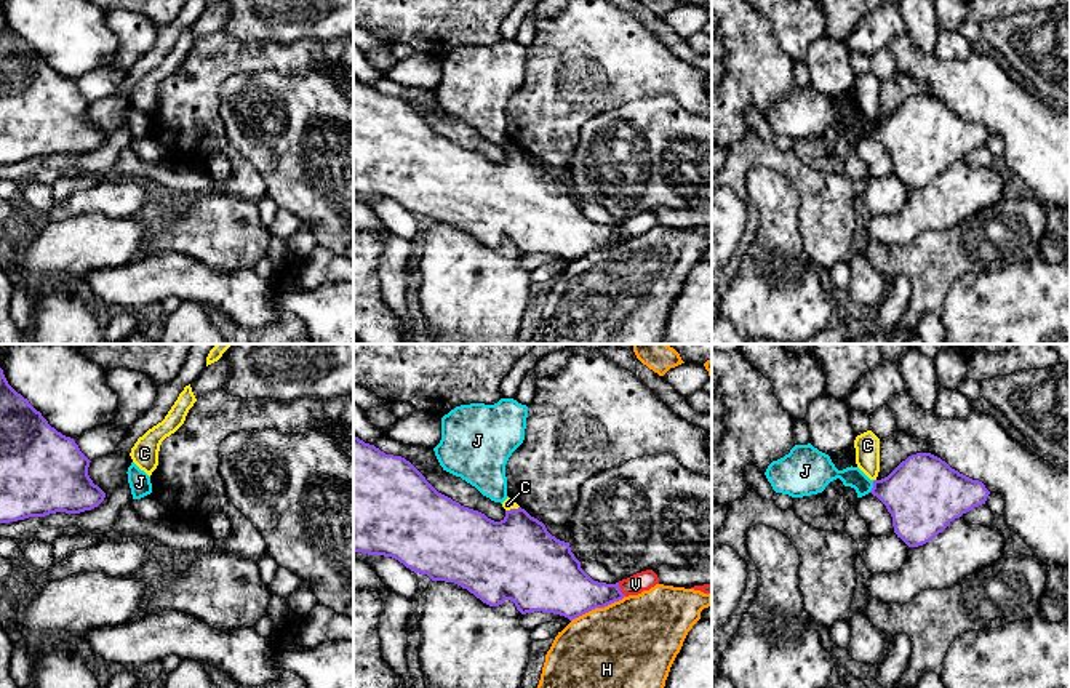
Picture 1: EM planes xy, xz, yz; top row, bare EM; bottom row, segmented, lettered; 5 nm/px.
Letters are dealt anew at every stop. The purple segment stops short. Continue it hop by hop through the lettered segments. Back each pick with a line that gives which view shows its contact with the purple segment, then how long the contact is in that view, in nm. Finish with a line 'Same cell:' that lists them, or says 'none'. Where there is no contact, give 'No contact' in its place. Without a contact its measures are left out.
Same cell: none

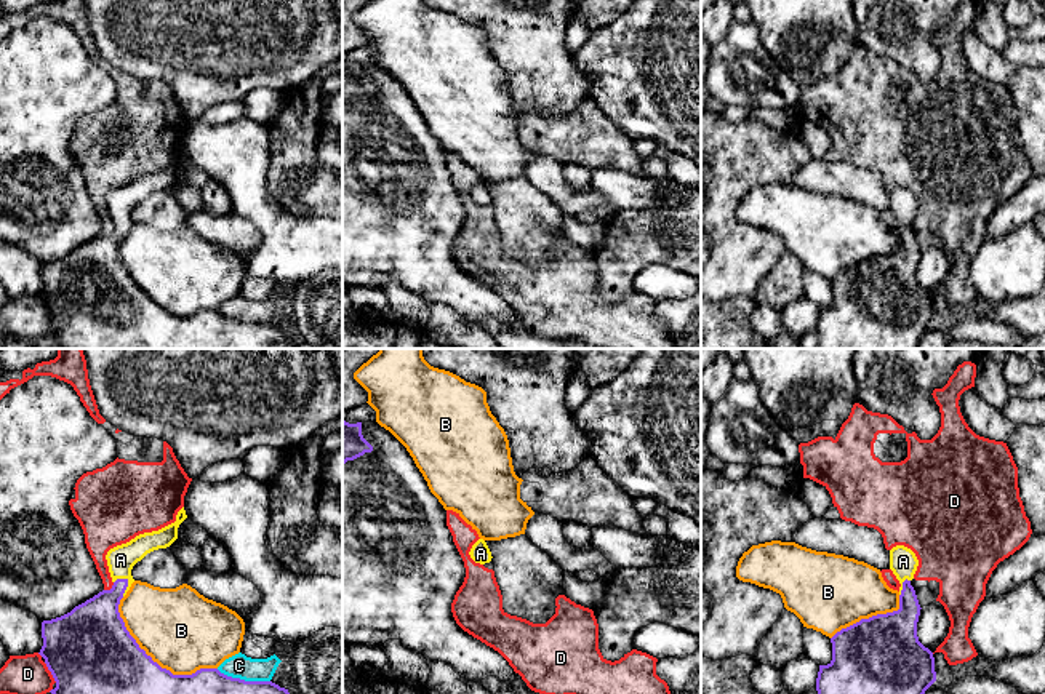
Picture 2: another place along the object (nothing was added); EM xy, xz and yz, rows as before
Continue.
A: Touches purple in xy. Shared border 100 nm
Same cell: A

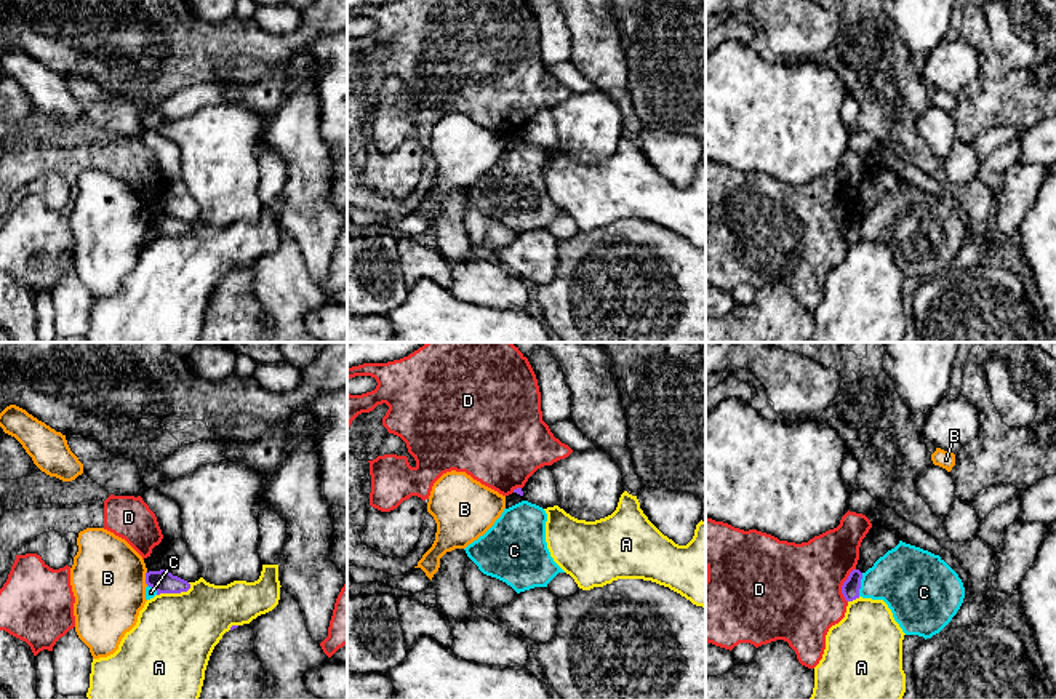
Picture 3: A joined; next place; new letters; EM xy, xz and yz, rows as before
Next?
Same cell: none

